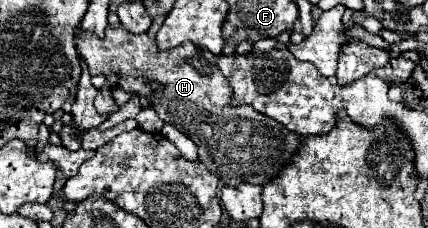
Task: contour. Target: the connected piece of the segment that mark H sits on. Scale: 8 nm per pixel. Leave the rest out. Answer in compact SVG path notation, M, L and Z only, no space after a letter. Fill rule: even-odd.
M107 28L105 38L93 36L91 32L77 32L75 44L79 56L87 62L91 76L109 76L117 72L121 76L117 86L151 100L151 106L163 122L177 126L177 130L187 134L199 146L199 160L209 172L215 172L223 184L239 186L249 182L265 186L275 180L295 158L301 146L301 134L289 132L281 122L255 112L249 104L231 106L233 88L229 80L225 80L217 68L203 74L189 62L189 58L201 56L193 42L185 42L171 50L147 52L143 36L145 34L129 34L123 28ZM151 84L159 84L159 88L153 90Z

